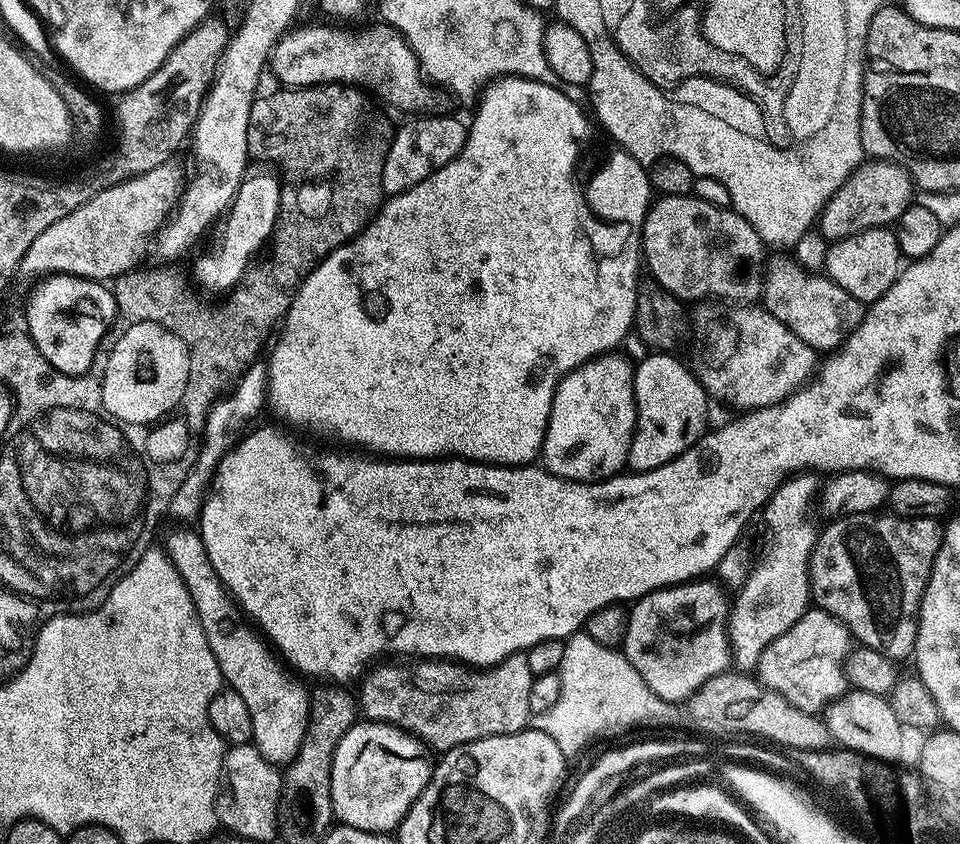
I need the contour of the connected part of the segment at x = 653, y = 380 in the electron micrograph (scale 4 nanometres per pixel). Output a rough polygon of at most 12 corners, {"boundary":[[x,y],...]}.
{"boundary":[[672,354],[634,368],[628,468],[649,472],[704,435],[710,397]]}

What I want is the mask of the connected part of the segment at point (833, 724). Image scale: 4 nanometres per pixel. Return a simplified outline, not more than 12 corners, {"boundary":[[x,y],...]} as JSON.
{"boundary":[[849,690],[826,709],[841,749],[896,762],[906,729],[885,697]]}

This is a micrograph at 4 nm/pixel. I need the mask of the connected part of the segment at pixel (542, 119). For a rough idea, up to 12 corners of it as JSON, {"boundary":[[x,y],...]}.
{"boundary":[[502,76],[304,277],[267,399],[528,466],[633,331],[645,165]]}

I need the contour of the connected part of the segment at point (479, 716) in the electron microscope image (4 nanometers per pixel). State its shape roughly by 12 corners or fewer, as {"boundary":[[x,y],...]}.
{"boundary":[[522,652],[369,671],[369,721],[436,754],[529,727]]}

